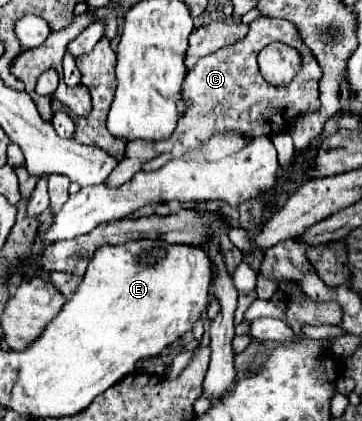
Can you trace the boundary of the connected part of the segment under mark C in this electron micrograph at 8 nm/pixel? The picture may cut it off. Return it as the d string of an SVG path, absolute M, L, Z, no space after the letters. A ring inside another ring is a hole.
M260 17L254 19L250 25L248 35L224 49L218 49L212 55L202 57L188 73L186 81L182 85L182 101L184 101L184 111L182 117L178 119L178 125L174 133L166 141L130 141L126 145L124 159L118 163L118 167L112 171L106 183L112 187L118 187L134 177L142 169L144 163L152 161L156 155L162 151L170 153L184 153L186 149L196 147L200 141L208 139L210 135L218 131L238 131L248 137L272 137L280 129L288 127L288 121L304 115L308 111L318 109L318 81L322 77L322 69L318 61L314 61L310 49L300 41L296 27L286 21L286 19L272 19L272 17ZM272 41L286 43L294 47L302 55L300 71L294 75L294 79L286 87L276 87L270 85L258 69L256 57L262 47L266 47ZM128 147L150 147L150 149L128 149ZM118 175L118 183L116 183Z

